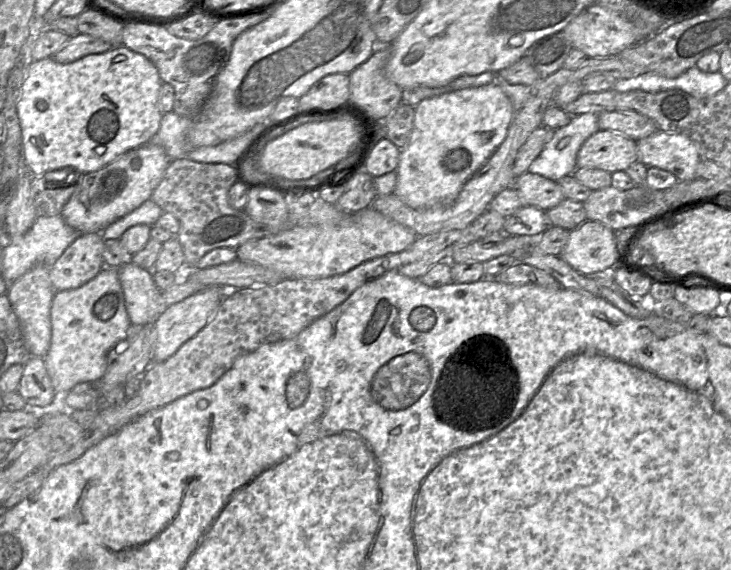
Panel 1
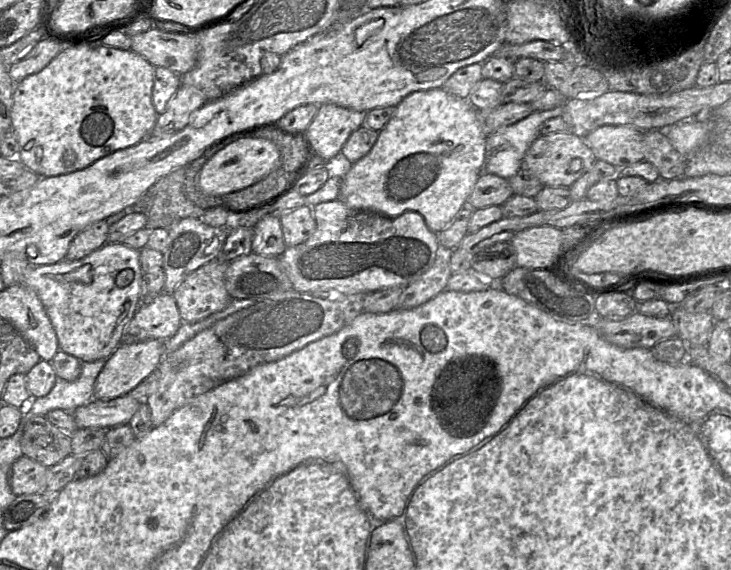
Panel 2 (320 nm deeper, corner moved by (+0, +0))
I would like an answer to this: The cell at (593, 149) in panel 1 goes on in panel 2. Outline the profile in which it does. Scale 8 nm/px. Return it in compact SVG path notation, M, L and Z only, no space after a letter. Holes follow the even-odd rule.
M577 131L555 132L540 135L525 153L521 169L530 171L544 186L569 188L577 179L588 172L596 157Z

